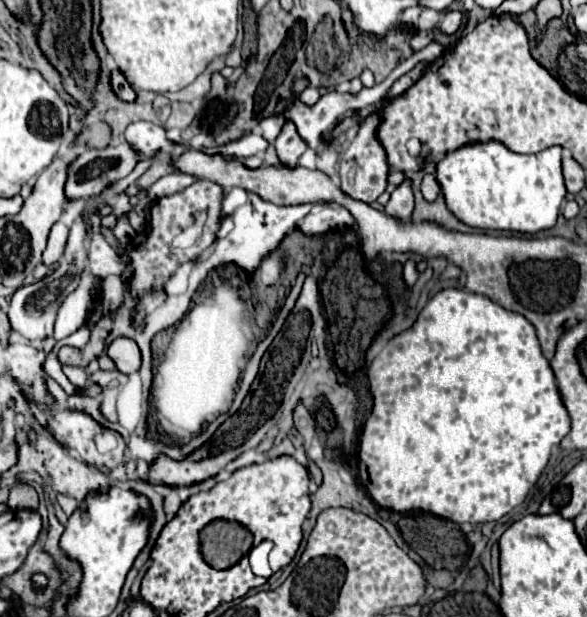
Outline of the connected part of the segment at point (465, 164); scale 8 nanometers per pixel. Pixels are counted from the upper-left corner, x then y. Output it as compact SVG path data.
M501 142L467 144L437 164L437 180L447 208L467 226L535 234L555 226L561 202L567 196L561 152L561 146L537 154L517 154Z

